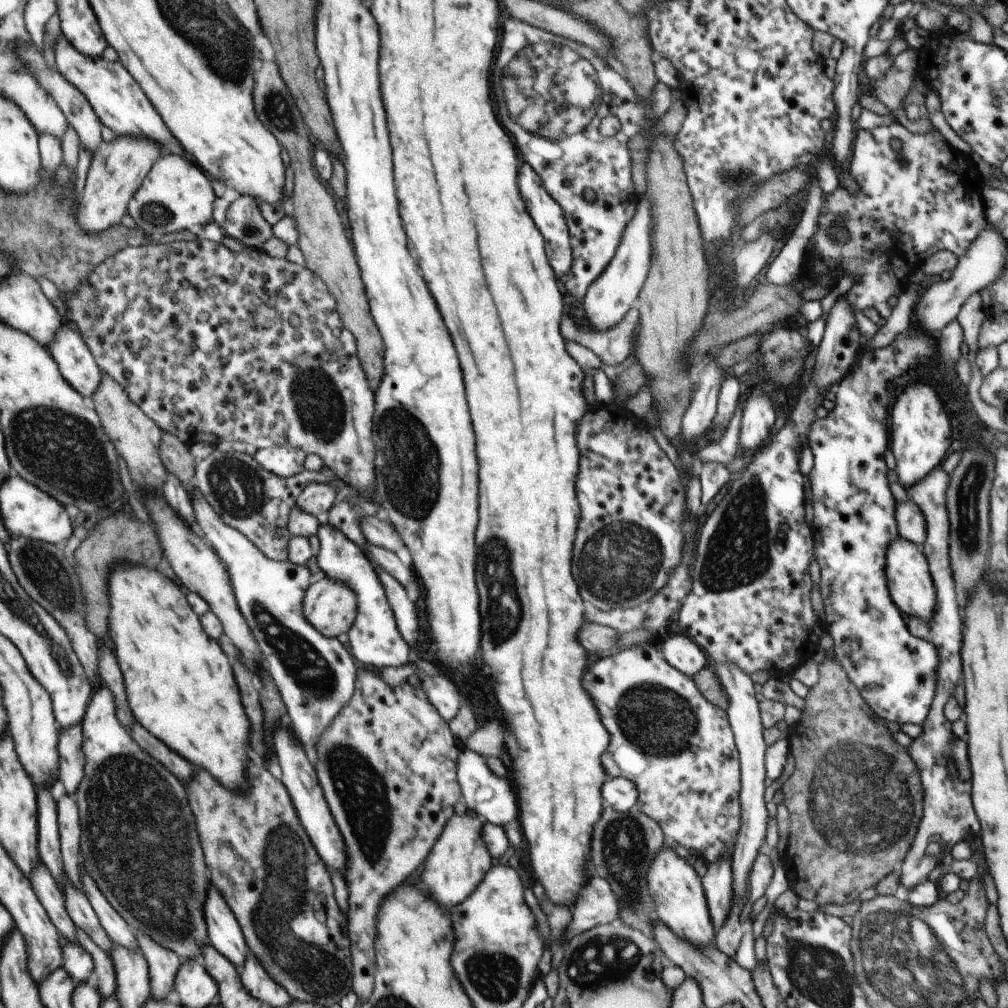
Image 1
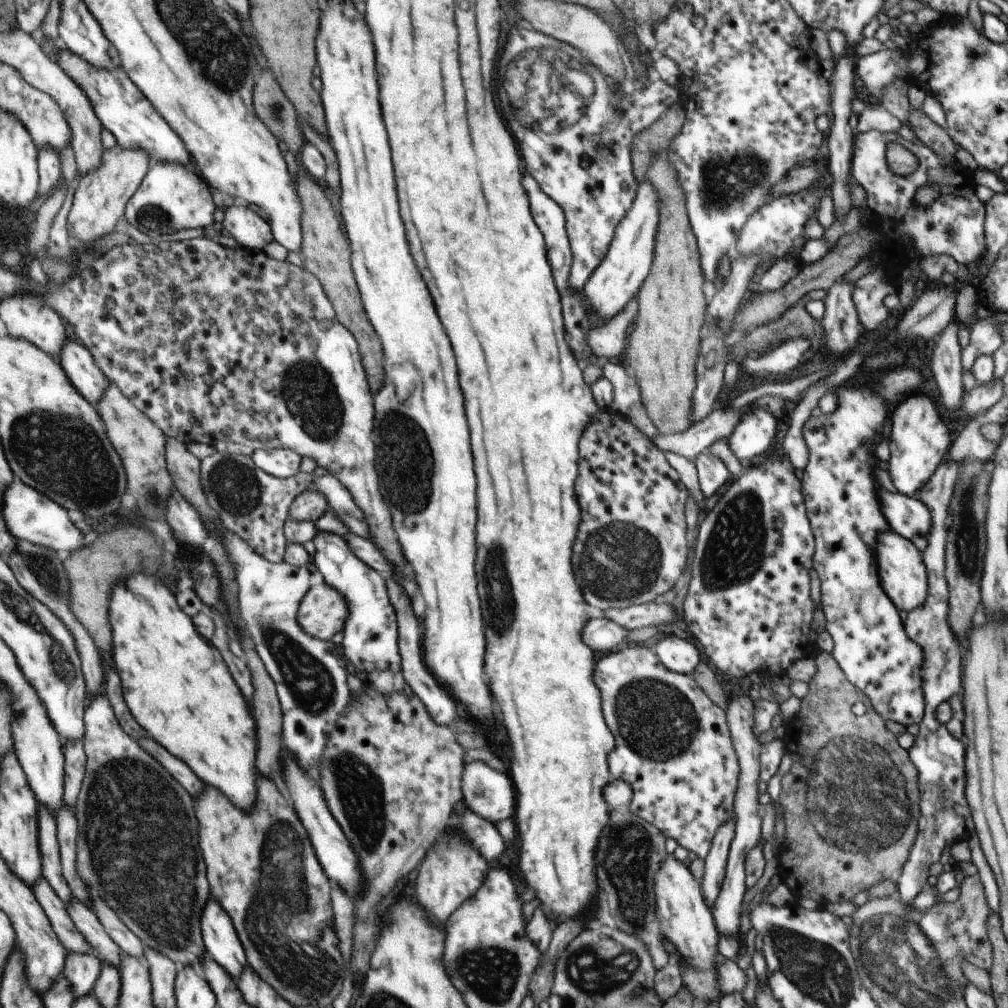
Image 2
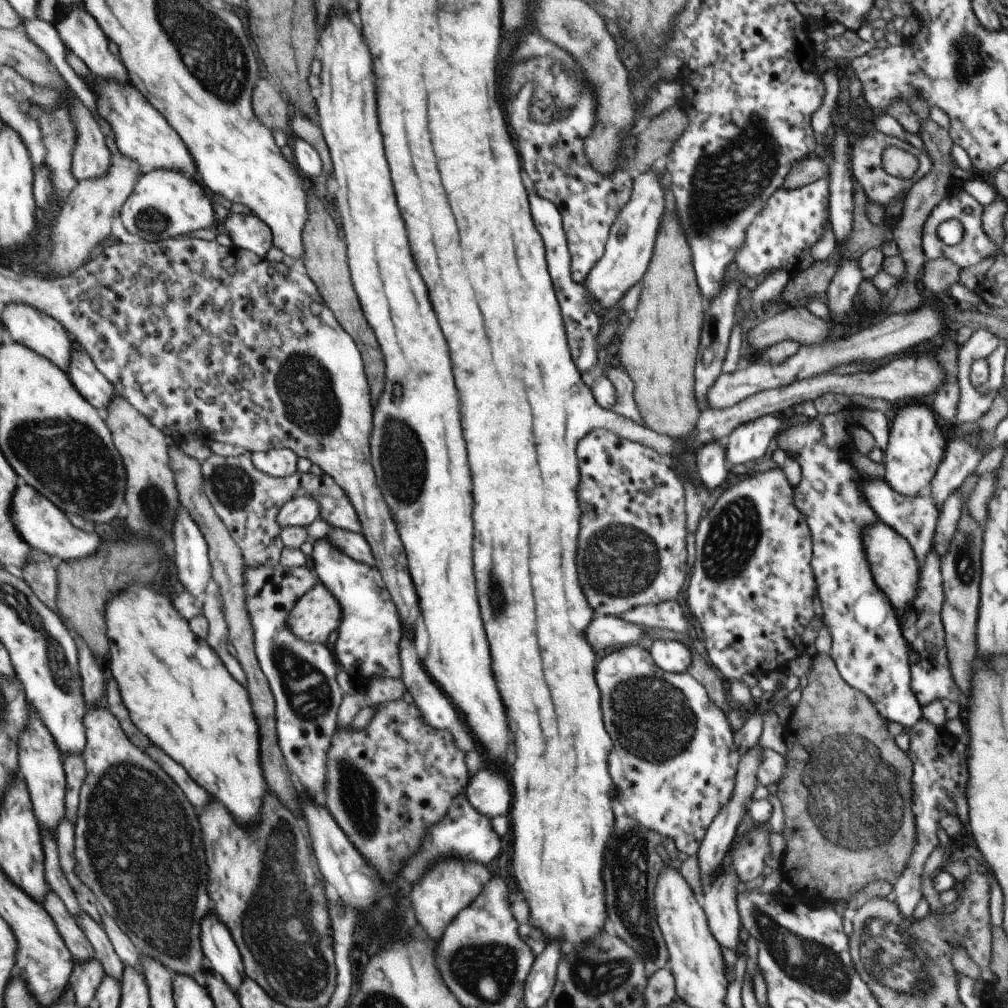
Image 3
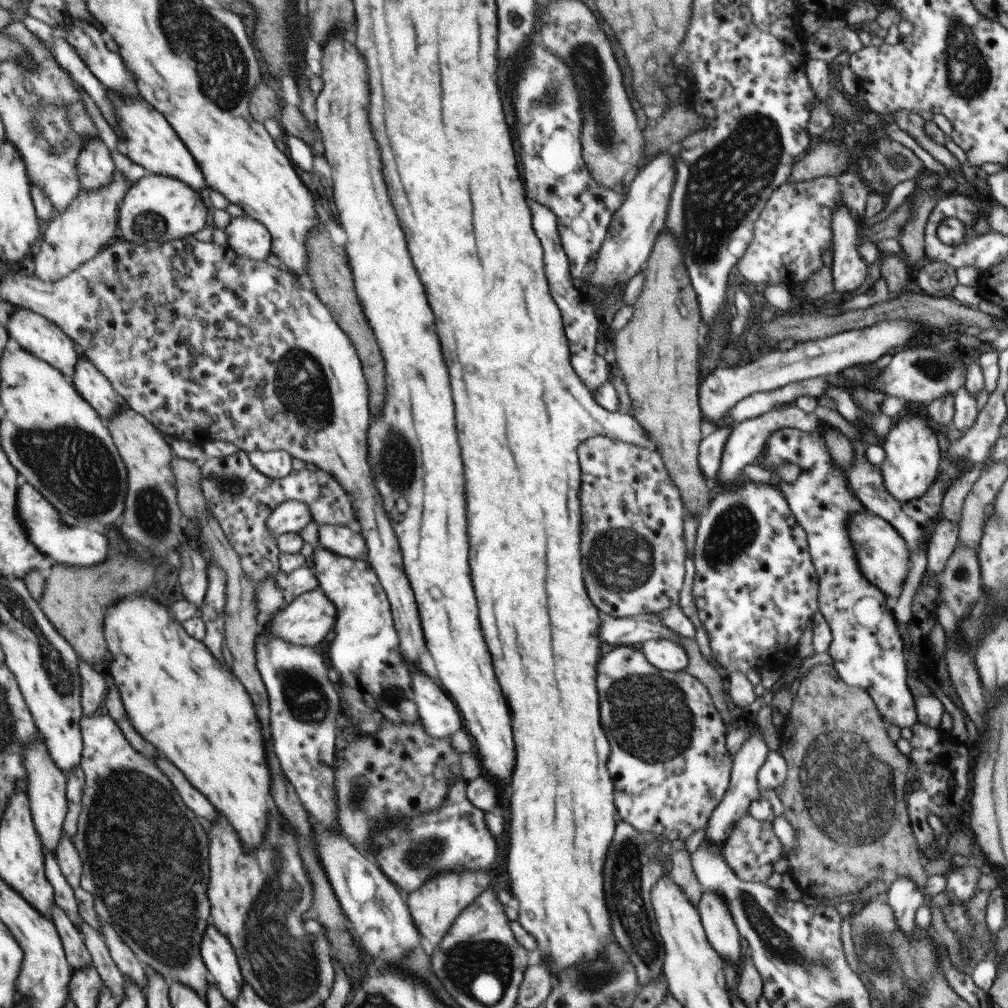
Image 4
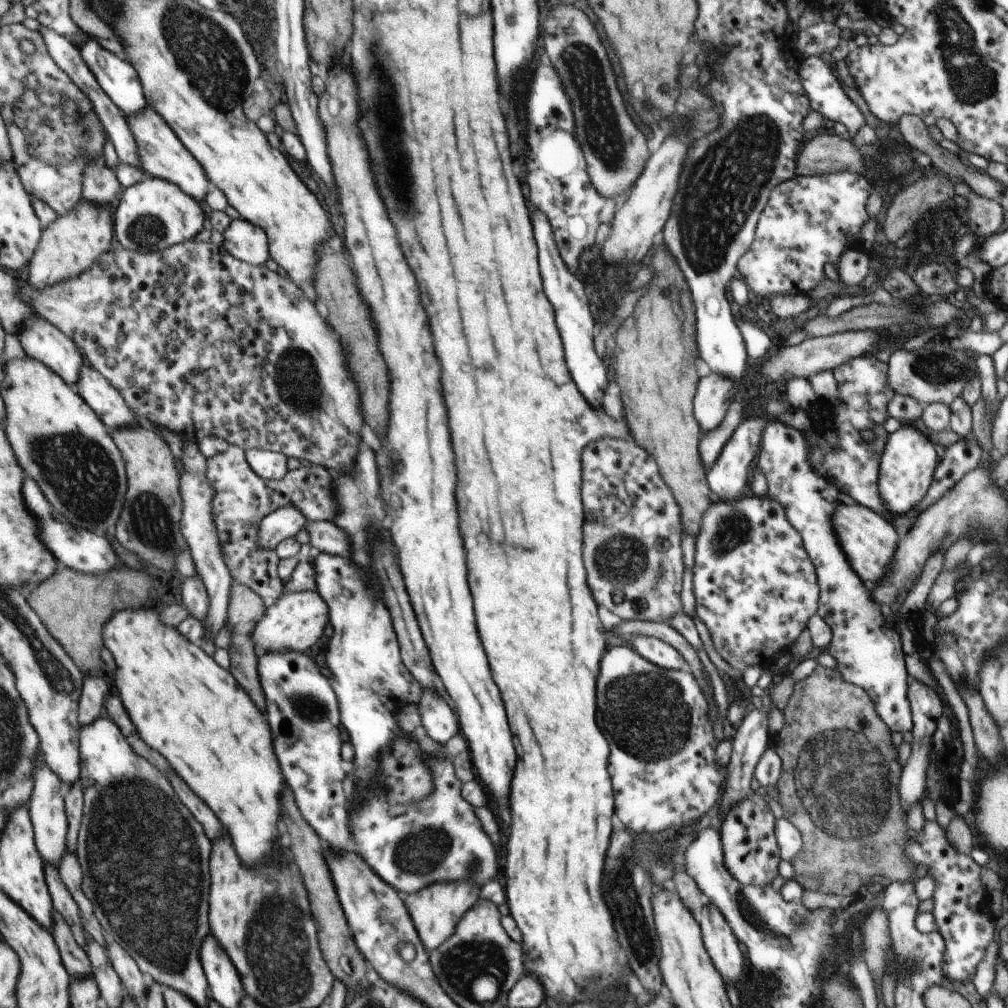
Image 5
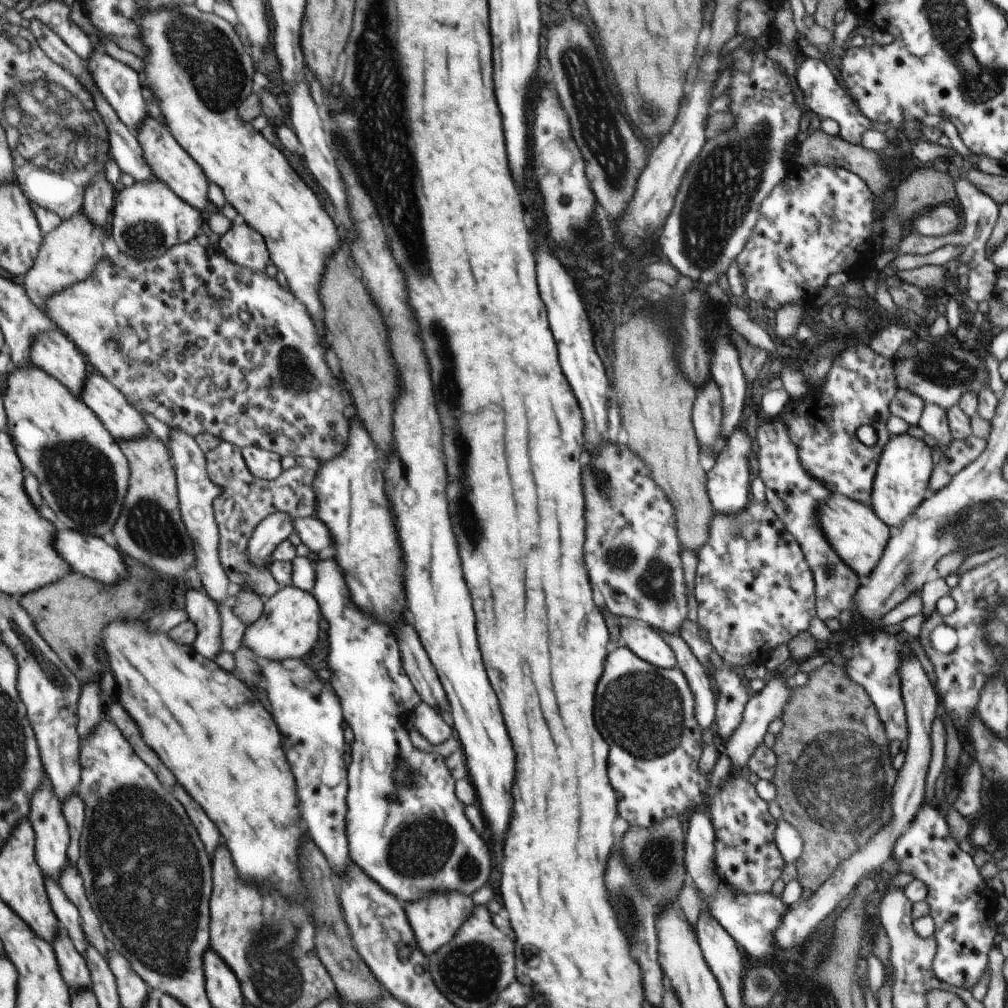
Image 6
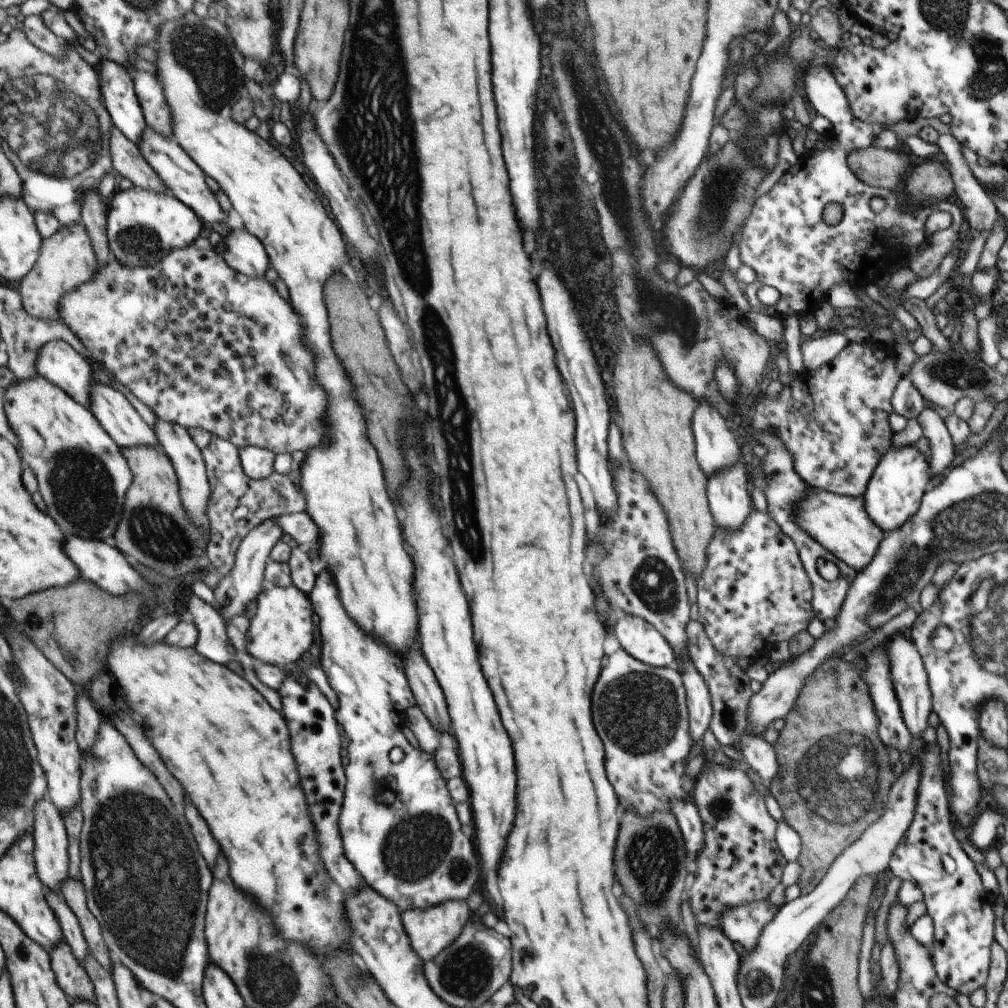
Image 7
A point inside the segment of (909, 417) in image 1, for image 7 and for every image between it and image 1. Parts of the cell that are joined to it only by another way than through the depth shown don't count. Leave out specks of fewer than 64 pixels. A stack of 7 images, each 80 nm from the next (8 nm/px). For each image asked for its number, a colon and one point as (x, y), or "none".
2: (918, 440)
3: (914, 448)
4: (911, 458)
5: (907, 462)
6: (900, 486)
7: (893, 494)

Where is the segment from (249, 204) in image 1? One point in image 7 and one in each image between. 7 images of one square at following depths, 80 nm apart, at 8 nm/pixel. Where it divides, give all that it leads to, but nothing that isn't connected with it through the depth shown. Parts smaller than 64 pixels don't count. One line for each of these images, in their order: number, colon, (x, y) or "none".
2: (248, 228)
3: (249, 232)
4: (249, 237)
5: (247, 241)
6: (244, 245)
7: (244, 251)

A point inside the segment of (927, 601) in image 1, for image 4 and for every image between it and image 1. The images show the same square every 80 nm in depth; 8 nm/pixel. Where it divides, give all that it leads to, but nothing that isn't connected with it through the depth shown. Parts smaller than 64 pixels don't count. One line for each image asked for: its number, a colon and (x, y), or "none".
2: (900, 565)
3: (894, 567)
4: (882, 554)

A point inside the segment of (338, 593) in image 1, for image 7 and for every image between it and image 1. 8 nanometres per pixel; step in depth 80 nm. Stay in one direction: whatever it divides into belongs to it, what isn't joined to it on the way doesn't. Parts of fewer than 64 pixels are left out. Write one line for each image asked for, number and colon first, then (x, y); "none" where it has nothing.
2: (324, 612)
3: (319, 613)
4: (310, 617)
5: (297, 621)
6: (288, 628)
7: (282, 630)

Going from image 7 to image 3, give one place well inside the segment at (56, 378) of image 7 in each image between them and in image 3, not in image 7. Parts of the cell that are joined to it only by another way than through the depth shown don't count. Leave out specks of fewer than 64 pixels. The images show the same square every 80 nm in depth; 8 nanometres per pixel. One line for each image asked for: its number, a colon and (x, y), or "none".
3: (26, 324)
4: (42, 337)
5: (42, 340)
6: (53, 351)

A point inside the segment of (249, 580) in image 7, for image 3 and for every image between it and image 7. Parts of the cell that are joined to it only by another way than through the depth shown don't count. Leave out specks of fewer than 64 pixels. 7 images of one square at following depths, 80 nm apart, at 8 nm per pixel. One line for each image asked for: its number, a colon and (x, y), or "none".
3: (300, 512)
4: (292, 516)
5: (287, 521)
6: (274, 530)

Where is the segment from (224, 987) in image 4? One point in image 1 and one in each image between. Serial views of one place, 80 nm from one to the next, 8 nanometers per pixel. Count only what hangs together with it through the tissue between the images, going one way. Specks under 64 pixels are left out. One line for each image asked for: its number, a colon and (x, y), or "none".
1: (226, 934)
2: (222, 940)
3: (220, 947)

